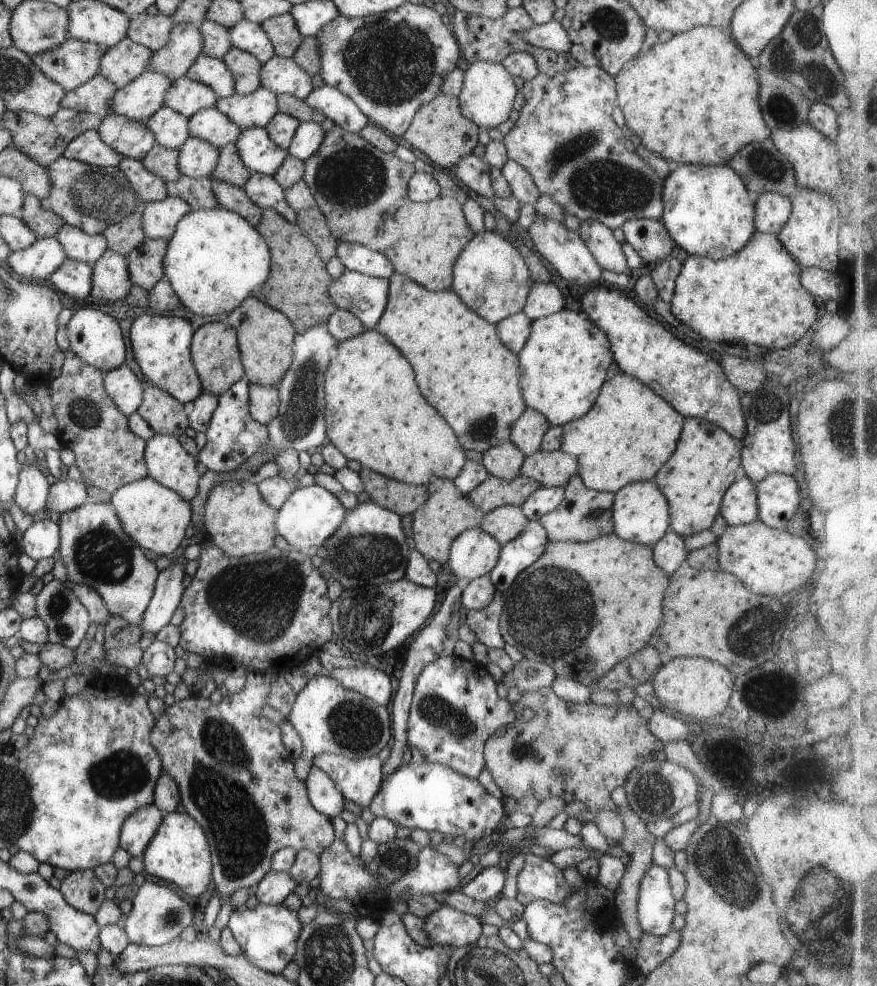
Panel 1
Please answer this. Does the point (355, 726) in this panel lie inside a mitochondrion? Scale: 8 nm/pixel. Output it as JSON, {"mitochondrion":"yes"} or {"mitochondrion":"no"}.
{"mitochondrion":"yes"}

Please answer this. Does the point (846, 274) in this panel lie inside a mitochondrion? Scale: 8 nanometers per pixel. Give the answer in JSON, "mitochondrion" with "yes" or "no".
{"mitochondrion":"no"}

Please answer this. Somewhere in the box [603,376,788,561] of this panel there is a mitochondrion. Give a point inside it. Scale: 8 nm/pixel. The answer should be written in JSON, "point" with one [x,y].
{"point":[764,406]}

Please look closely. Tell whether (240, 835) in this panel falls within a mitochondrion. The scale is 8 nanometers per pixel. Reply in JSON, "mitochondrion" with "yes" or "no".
{"mitochondrion":"yes"}

